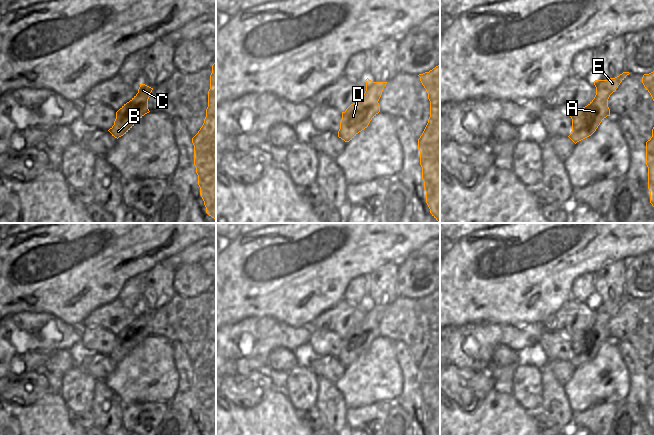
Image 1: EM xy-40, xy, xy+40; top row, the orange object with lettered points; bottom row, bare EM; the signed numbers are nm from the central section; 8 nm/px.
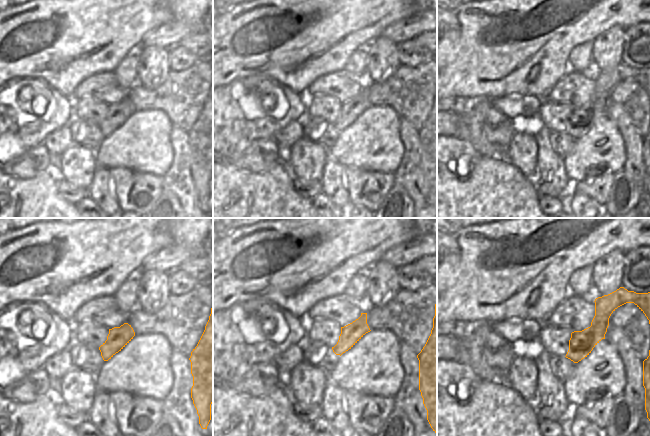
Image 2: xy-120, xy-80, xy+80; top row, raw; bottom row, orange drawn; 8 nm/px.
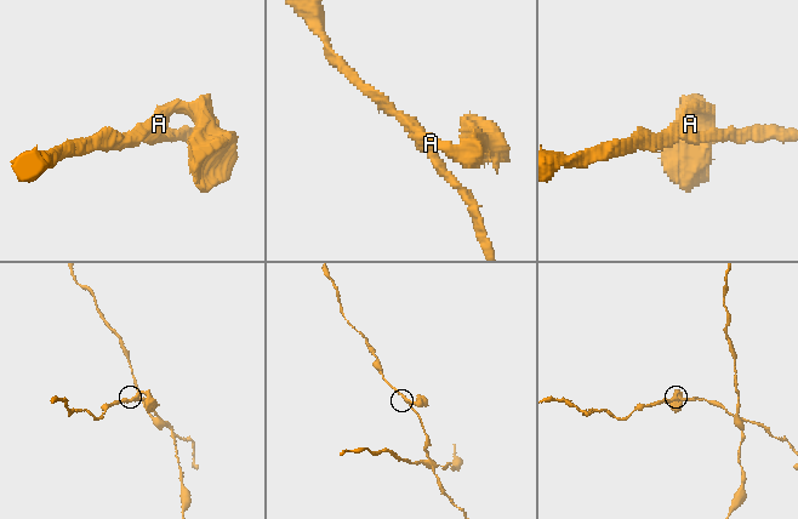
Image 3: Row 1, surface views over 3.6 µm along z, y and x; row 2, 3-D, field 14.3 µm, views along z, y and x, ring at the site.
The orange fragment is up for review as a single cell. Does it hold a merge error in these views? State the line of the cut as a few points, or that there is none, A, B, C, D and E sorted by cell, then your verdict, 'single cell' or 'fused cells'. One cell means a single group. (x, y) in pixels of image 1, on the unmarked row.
cut none; groups A B C D E; single cell

